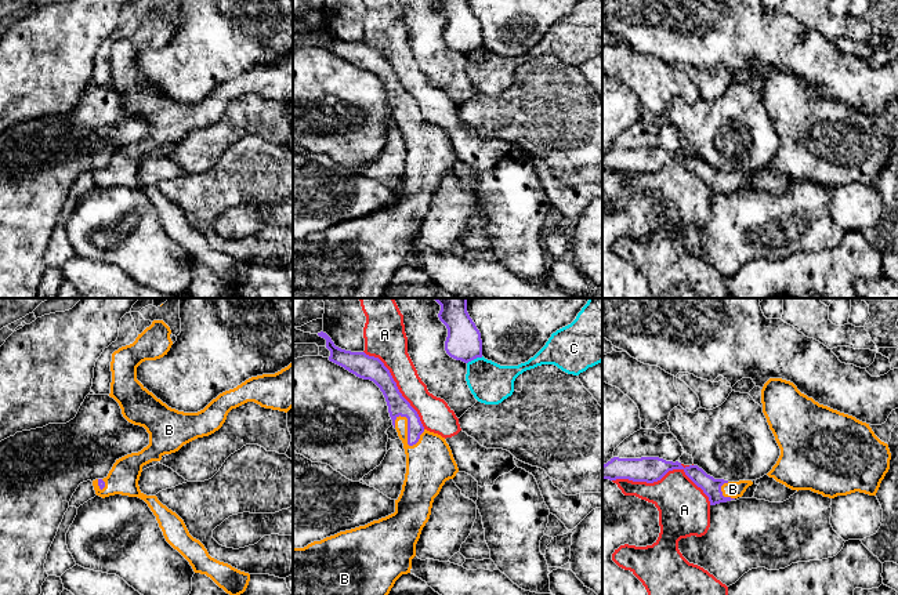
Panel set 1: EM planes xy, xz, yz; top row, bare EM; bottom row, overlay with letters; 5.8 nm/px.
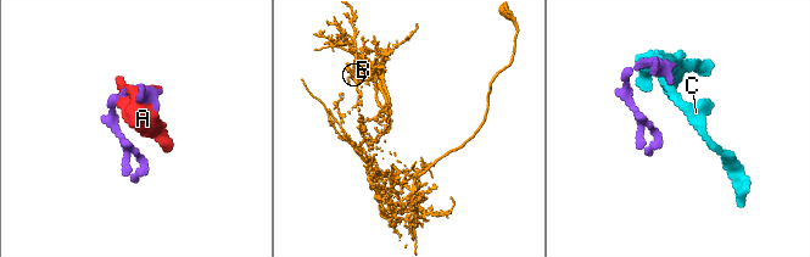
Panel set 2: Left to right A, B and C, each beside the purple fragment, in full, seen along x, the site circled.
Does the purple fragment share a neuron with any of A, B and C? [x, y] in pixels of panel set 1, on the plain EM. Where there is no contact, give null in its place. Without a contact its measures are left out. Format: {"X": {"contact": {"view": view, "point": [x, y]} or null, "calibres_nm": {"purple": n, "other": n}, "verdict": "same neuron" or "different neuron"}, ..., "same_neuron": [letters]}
{"A": {"contact": {"view": "yz", "point": [665, 164]}, "calibres_nm": {"purple": 150, "other": 300}, "verdict": "different neuron"}, "B": {"contact": {"view": "xz", "point": [408, 120]}, "calibres_nm": {"purple": 110, "other": 280}, "verdict": "same neuron"}, "C": {"contact": {"view": "xz", "point": [474, 49]}, "calibres_nm": {"purple": 200, "other": 240}, "verdict": "different neuron"}, "same_neuron": ["B"]}

